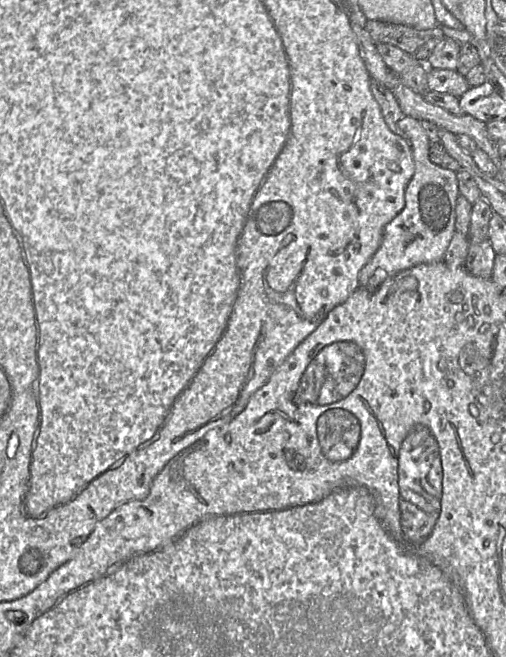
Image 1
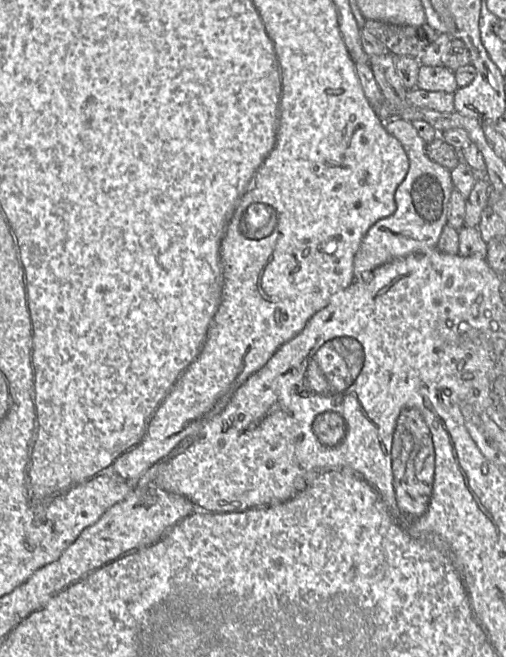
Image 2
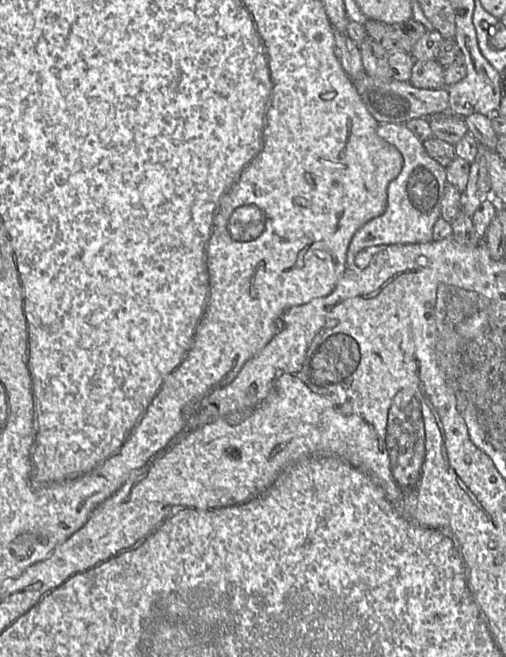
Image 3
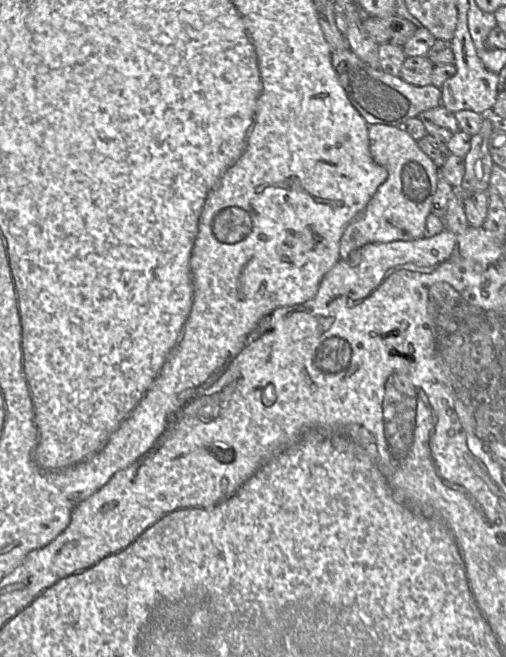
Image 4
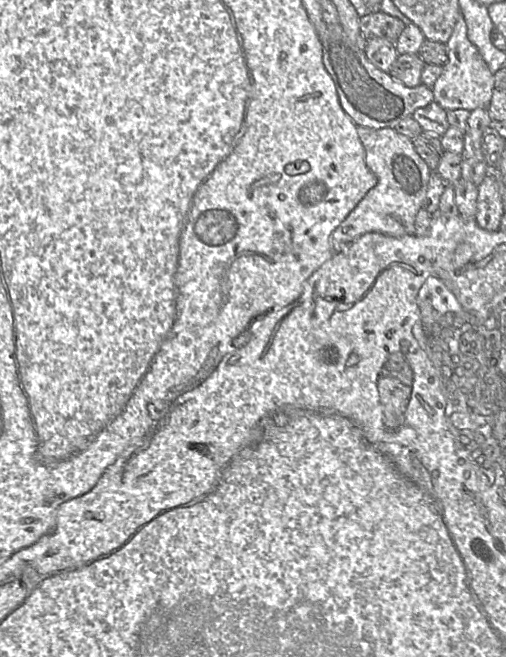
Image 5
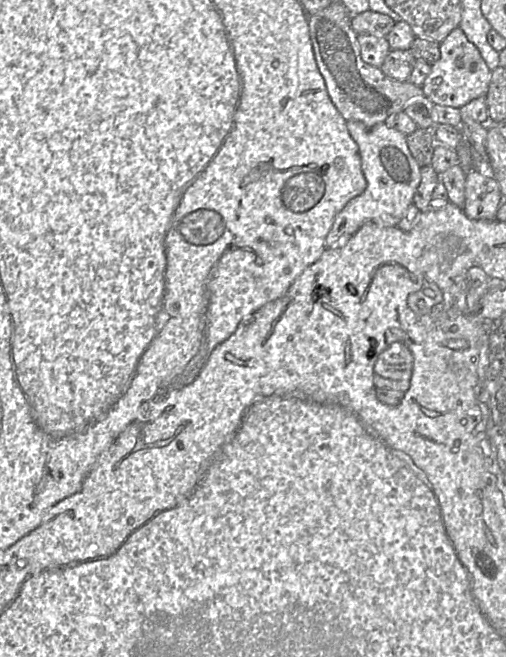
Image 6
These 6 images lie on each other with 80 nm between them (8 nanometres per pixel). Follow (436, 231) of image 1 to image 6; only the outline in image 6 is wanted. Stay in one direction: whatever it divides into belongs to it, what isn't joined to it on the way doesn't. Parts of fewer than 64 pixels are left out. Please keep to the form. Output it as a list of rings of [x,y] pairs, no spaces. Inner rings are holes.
[[[347,121],[349,134],[359,148],[361,169],[367,181],[364,192],[351,199],[336,215],[327,234],[327,248],[335,248],[355,234],[366,223],[397,227],[405,210],[413,203],[415,191],[421,180],[421,167],[413,158],[406,135],[387,127],[384,123],[367,126],[360,121]]]

